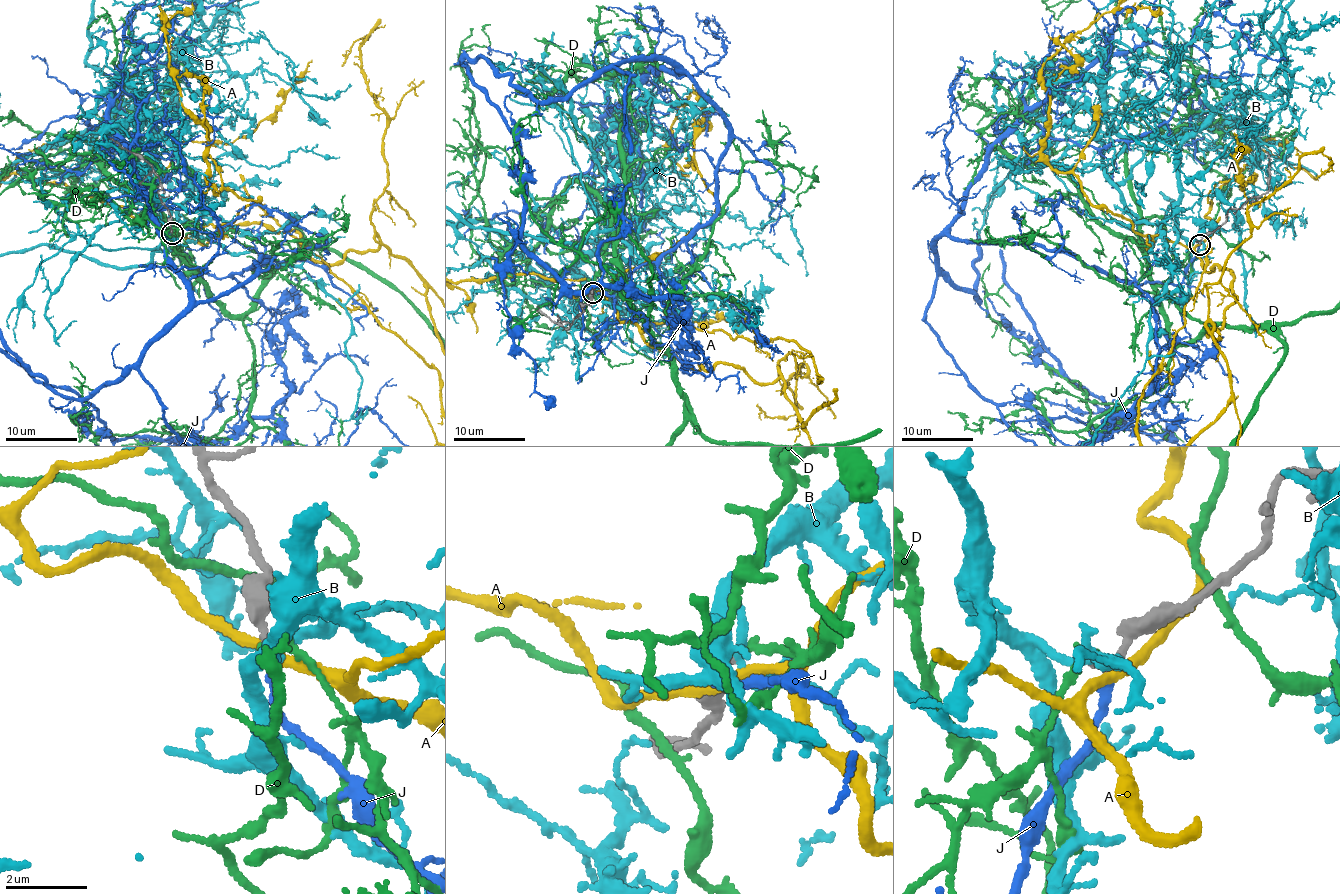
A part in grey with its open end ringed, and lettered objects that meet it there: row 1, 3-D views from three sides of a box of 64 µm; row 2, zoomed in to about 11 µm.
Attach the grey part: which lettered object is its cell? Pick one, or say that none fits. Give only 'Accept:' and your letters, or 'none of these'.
Accept: J

